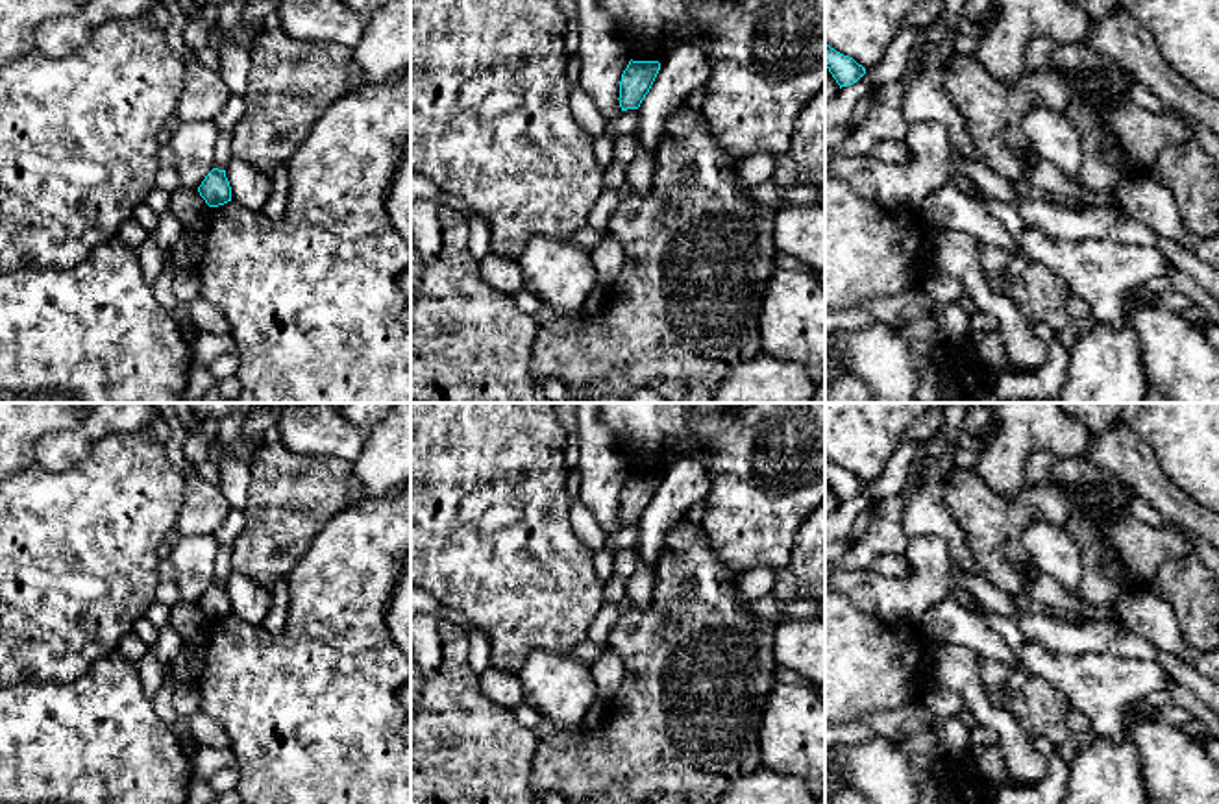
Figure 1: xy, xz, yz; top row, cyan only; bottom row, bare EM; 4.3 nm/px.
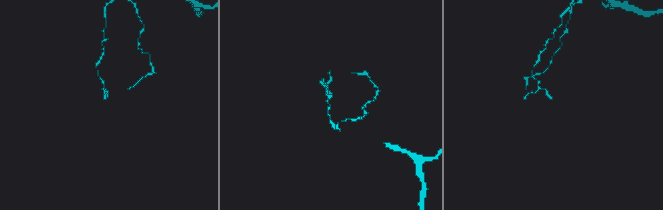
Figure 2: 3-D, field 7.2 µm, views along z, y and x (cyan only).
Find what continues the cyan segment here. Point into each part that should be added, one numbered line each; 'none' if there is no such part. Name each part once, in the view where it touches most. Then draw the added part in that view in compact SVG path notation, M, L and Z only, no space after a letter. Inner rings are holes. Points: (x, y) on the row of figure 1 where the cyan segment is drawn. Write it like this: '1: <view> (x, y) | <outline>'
none

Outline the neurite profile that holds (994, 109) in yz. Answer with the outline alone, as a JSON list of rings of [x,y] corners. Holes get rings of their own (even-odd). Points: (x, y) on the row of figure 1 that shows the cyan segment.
[[[954,54],[942,67],[942,85],[964,116],[979,163],[1012,185],[1028,181],[1019,152],[1036,157],[1025,137],[1023,118],[1038,107],[1065,115],[1071,102],[1069,81],[1053,70],[1027,70],[1016,83],[988,72],[977,54]]]

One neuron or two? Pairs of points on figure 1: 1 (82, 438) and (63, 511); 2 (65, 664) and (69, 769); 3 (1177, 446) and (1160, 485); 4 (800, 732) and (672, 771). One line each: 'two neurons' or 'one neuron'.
1: two neurons
2: two neurons
3: two neurons
4: two neurons

